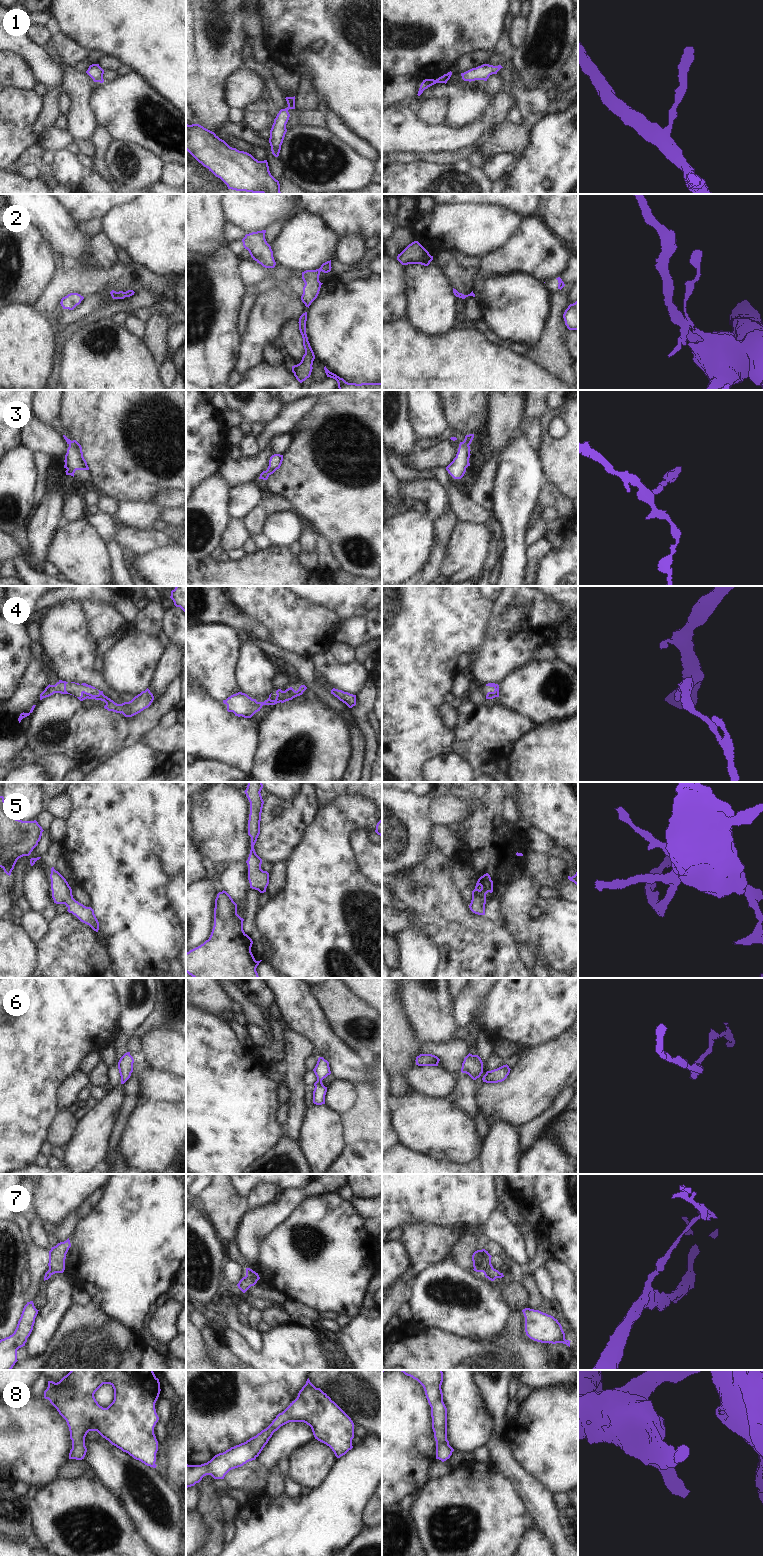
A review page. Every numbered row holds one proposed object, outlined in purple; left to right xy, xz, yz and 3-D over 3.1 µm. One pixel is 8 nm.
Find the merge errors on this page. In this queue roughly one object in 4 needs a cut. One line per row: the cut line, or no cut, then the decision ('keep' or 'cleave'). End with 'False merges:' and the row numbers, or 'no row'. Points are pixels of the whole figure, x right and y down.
1: cut none; keep
2: cut none; keep
3: cut none; keep
4: cut none; keep
5: cut none; keep
6: cut none; keep
7: cut none; keep
8: cut none; keep
False merges: no row

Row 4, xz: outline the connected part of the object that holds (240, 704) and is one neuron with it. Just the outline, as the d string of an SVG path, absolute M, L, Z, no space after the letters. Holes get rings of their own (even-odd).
M301 685L297 691L292 687L282 691L278 689L276 691L276 699L271 700L271 694L269 698L264 702L257 702L256 699L252 699L247 694L238 692L231 695L223 703L227 705L227 711L233 712L235 716L242 716L244 718L251 718L256 712L260 711L263 705L275 705L277 703L284 703L286 701L292 700L293 698L300 696L307 689L305 685Z

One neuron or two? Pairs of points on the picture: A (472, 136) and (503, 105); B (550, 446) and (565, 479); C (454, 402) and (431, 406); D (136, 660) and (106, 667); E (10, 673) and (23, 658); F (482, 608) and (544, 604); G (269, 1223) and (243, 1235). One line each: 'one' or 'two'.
A: one
B: one
C: two
D: one
E: one
F: two
G: one

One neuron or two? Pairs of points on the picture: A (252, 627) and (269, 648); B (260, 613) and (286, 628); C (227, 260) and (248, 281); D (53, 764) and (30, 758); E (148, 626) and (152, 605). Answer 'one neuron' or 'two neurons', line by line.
A: two neurons
B: one neuron
C: two neurons
D: one neuron
E: one neuron

